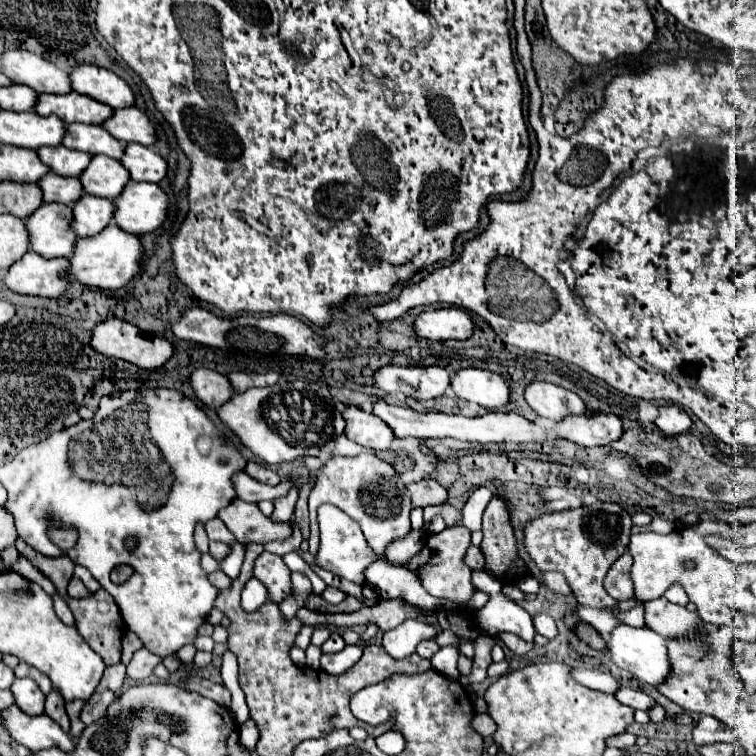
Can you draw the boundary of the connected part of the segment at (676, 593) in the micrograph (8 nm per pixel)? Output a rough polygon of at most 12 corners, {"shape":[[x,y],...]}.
{"shape":[[671,584],[664,593],[671,602],[687,602],[681,584]]}

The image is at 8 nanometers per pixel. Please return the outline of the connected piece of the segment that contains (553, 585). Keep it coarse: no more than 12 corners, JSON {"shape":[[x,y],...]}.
{"shape":[[545,572],[545,584],[559,594],[571,594],[563,574]]}

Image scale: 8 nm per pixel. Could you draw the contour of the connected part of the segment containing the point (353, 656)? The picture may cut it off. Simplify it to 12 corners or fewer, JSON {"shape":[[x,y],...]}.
{"shape":[[361,646],[323,654],[321,668],[329,674],[347,672],[363,654]]}

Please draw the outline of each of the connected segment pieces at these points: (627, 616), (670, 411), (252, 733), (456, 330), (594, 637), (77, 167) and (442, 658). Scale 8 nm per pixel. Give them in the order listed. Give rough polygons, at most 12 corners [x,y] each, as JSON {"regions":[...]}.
{"regions":[[[643,604],[621,612],[619,618],[631,626],[645,624]],[[661,406],[655,424],[665,434],[681,434],[693,422],[679,406]],[[255,722],[239,726],[239,742],[255,750],[259,732]],[[459,308],[421,312],[415,334],[427,340],[465,340],[473,322]],[[591,625],[575,628],[580,640],[592,649],[606,652],[607,645]],[[63,144],[39,148],[41,160],[59,176],[79,176],[89,152]],[[444,646],[431,658],[432,669],[459,678],[459,646]]]}

